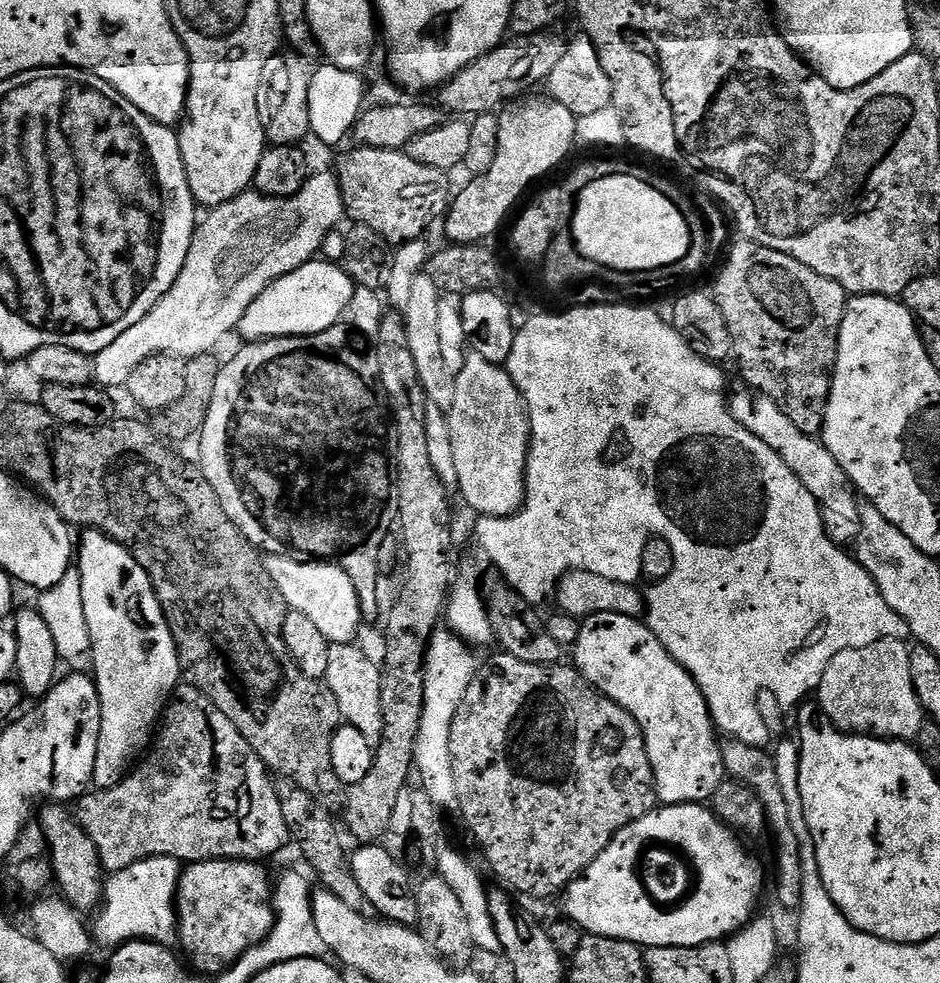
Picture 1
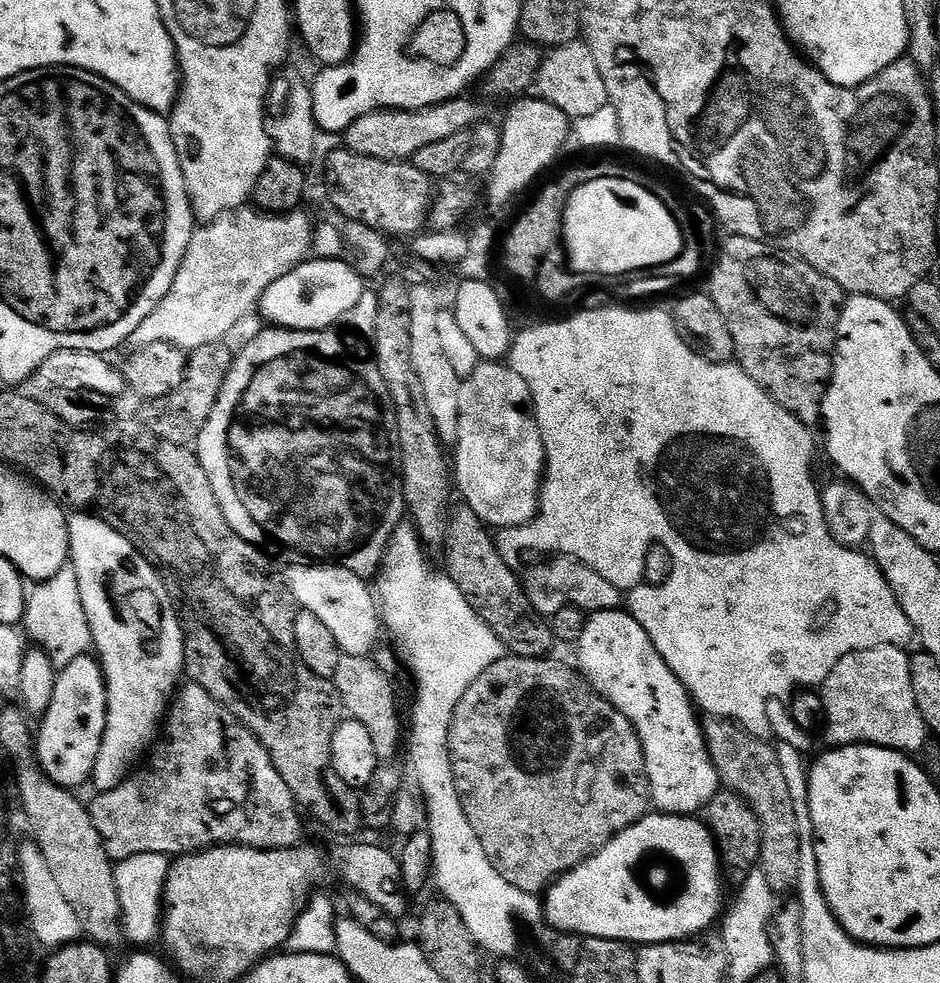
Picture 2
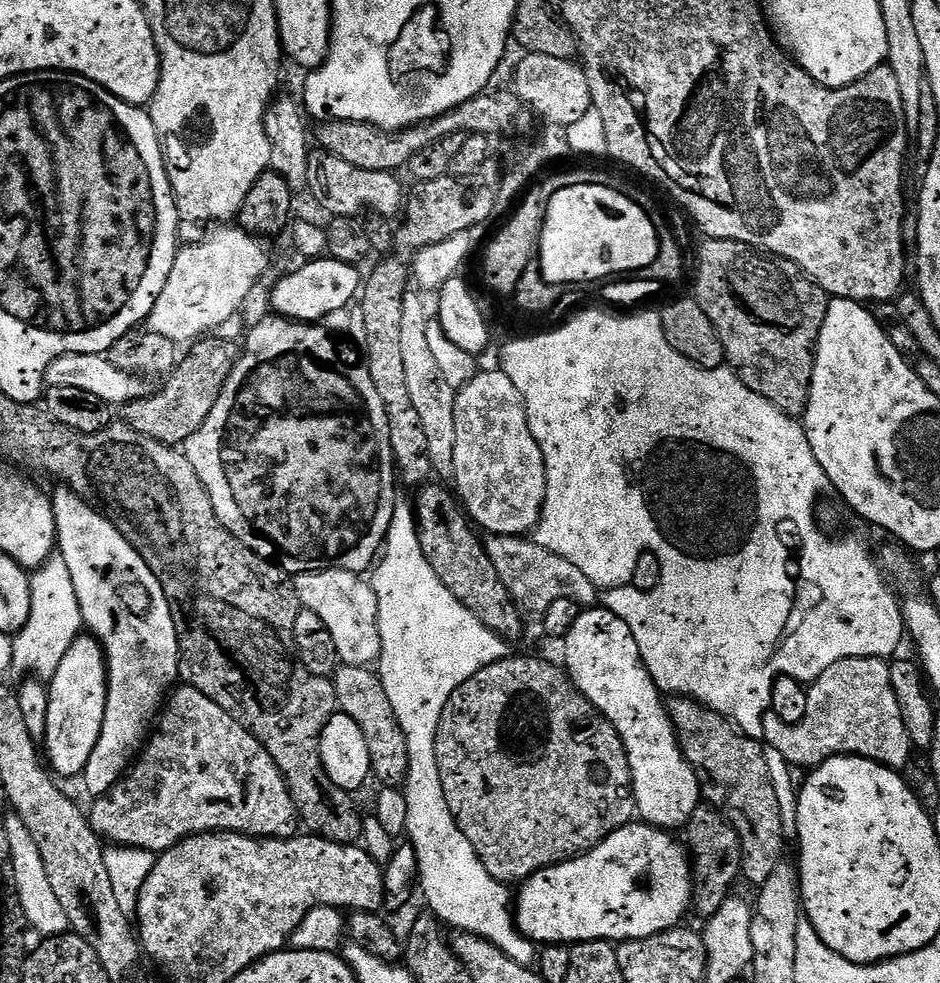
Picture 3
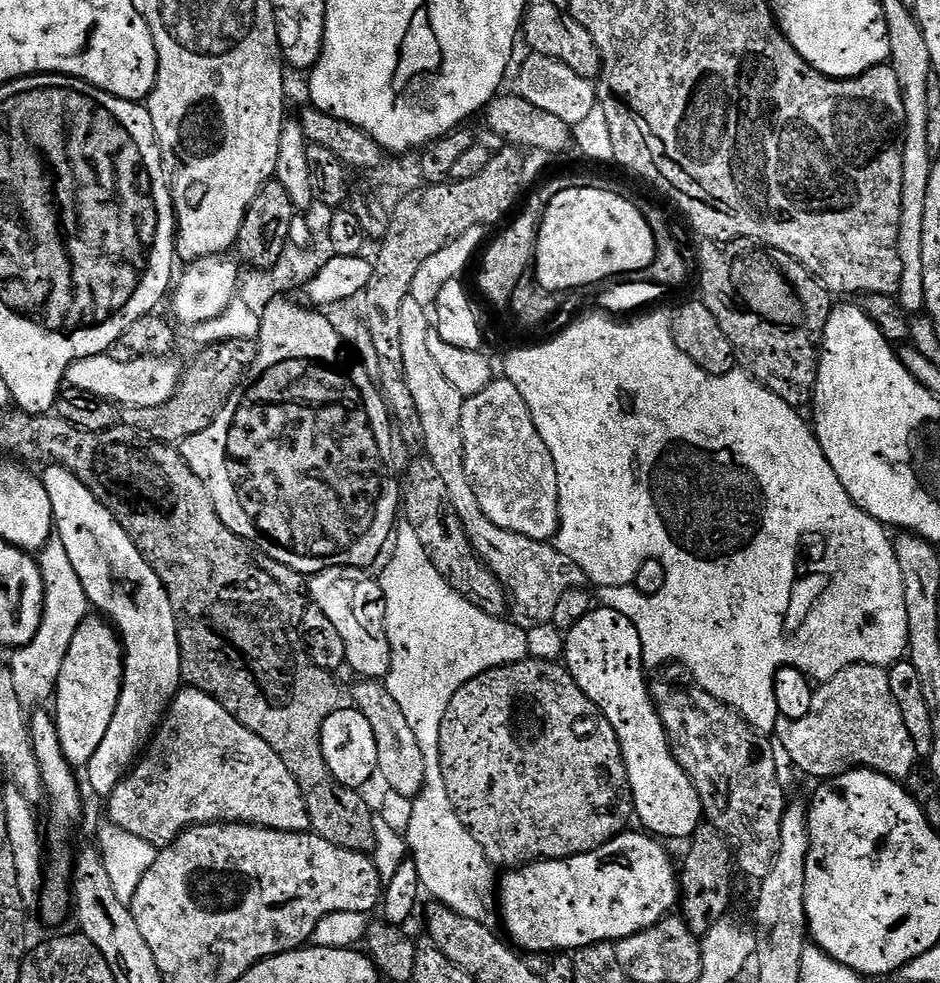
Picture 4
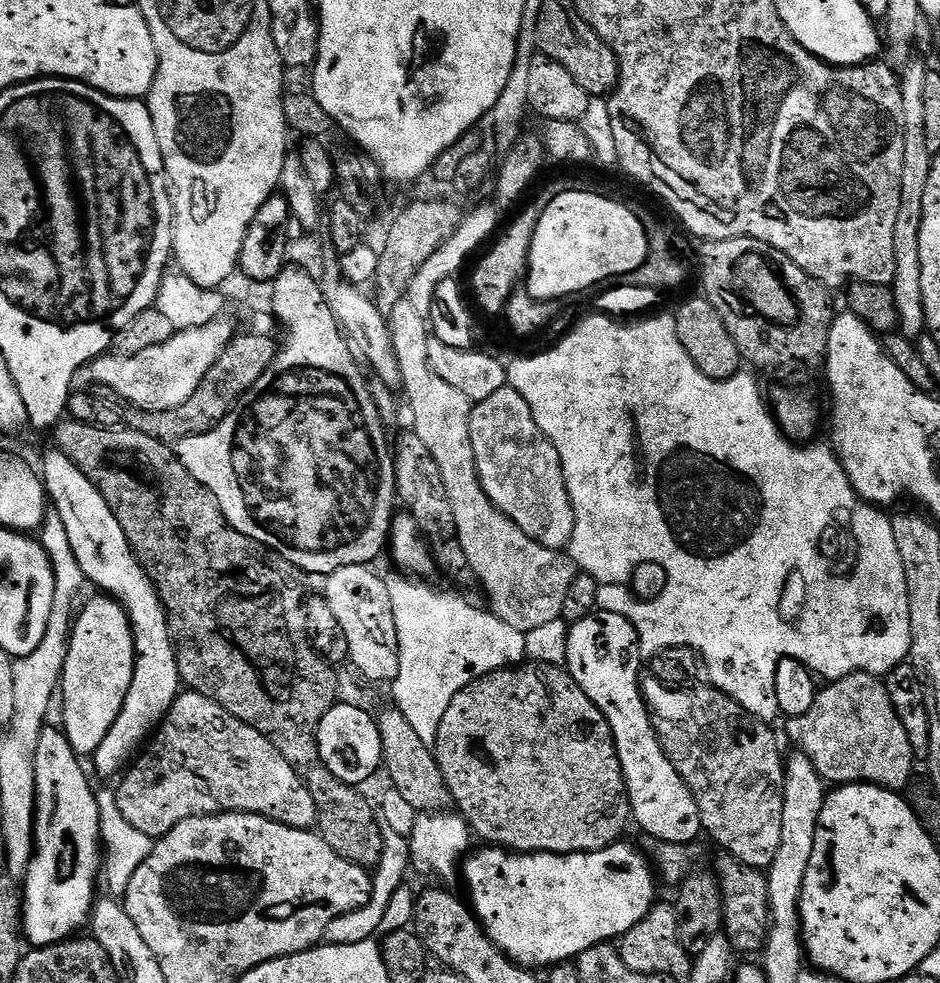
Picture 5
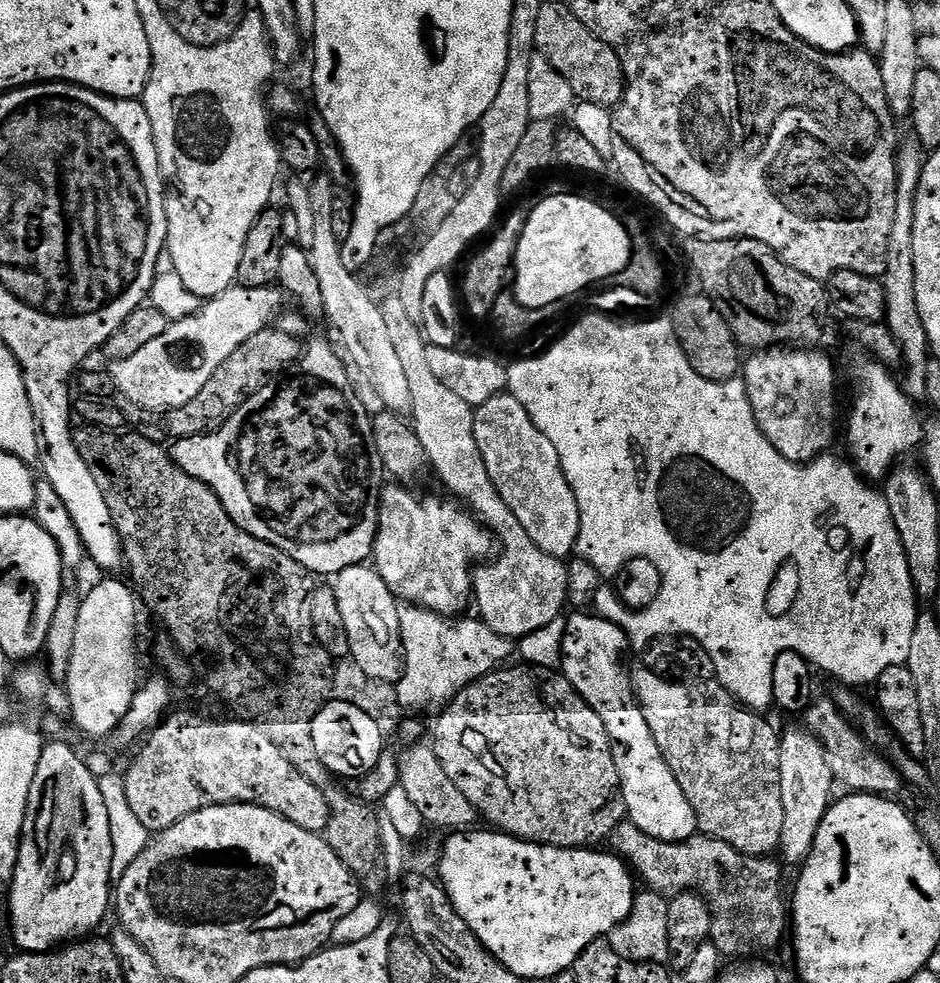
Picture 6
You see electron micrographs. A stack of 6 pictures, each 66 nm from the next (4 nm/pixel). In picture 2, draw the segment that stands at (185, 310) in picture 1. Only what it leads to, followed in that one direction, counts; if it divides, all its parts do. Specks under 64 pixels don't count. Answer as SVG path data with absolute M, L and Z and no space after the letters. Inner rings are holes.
M245 206L237 208L235 212L223 212L217 220L211 221L207 227L200 226L193 231L190 238L190 246L186 250L186 254L182 258L182 262L178 266L178 274L174 278L174 282L170 286L170 290L166 294L166 298L162 298L162 302L158 307L150 313L149 316L142 322L142 326L138 326L138 330L134 330L131 343L136 348L145 348L151 344L157 344L158 342L166 342L167 344L173 344L175 348L183 348L185 350L191 350L193 348L201 348L207 344L214 344L225 339L224 335L227 332L232 332L236 328L236 323L247 314L251 308L255 309L259 305L260 300L264 296L264 291L274 282L278 282L278 278L282 278L285 274L296 268L298 265L304 263L309 259L312 250L312 230L314 227L314 220L304 213L304 210L297 210L287 214L273 214L270 212L262 212L252 206Z

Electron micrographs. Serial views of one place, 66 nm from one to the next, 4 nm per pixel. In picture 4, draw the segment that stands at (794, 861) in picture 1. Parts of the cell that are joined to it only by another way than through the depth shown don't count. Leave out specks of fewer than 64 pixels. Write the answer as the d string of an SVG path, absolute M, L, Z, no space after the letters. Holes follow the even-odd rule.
M653 683L650 691L668 735L672 757L678 762L678 766L682 766L694 790L698 790L704 807L703 819L716 827L732 845L735 867L739 871L741 868L753 882L764 880L766 874L770 874L774 858L780 849L780 827L786 807L784 788L780 785L780 772L776 769L777 749L773 741L767 735L752 729L749 721L742 719L728 704L723 704L703 688L671 688L668 684Z

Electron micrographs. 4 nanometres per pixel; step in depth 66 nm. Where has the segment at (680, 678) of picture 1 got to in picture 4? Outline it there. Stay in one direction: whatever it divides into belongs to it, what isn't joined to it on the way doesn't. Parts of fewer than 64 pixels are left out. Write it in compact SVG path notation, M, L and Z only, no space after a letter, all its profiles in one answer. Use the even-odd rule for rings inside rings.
M593 607L566 632L562 660L574 682L600 708L618 738L639 827L664 842L691 840L702 823L704 807L698 790L694 790L690 778L672 757L649 681L644 681L646 665L634 622L613 608Z

